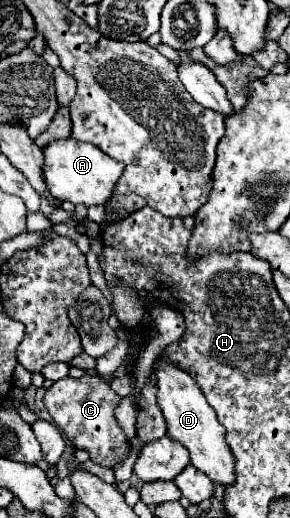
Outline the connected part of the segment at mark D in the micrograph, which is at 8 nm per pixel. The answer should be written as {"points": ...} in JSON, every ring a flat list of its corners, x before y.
{"points":[[168,361,156,363,156,377,158,377,158,405,162,407,164,419,168,423,168,437,182,443,190,451,192,465,206,473,210,481,220,485,232,485,234,475,234,457,232,449,226,443,226,429,216,419,214,409,208,405,208,401,202,395,202,389,198,389,198,383,182,369]]}

